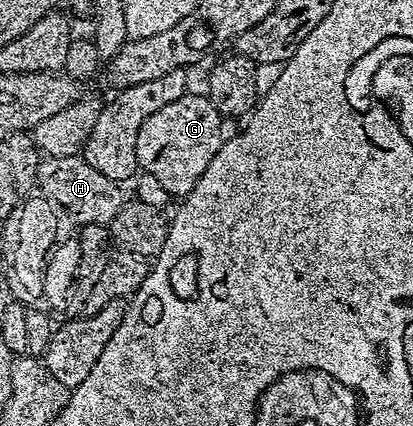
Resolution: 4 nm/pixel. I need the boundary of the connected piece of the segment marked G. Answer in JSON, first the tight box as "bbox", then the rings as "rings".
{"bbox":[137,93,223,197],"rings":[[[187,93],[179,97],[179,101],[163,105],[163,109],[159,109],[159,113],[154,113],[152,117],[147,117],[147,121],[143,121],[143,129],[139,129],[137,166],[144,174],[158,179],[171,197],[191,194],[199,177],[207,173],[211,157],[219,153],[223,142],[223,117],[215,109],[208,94],[193,94]]]}

